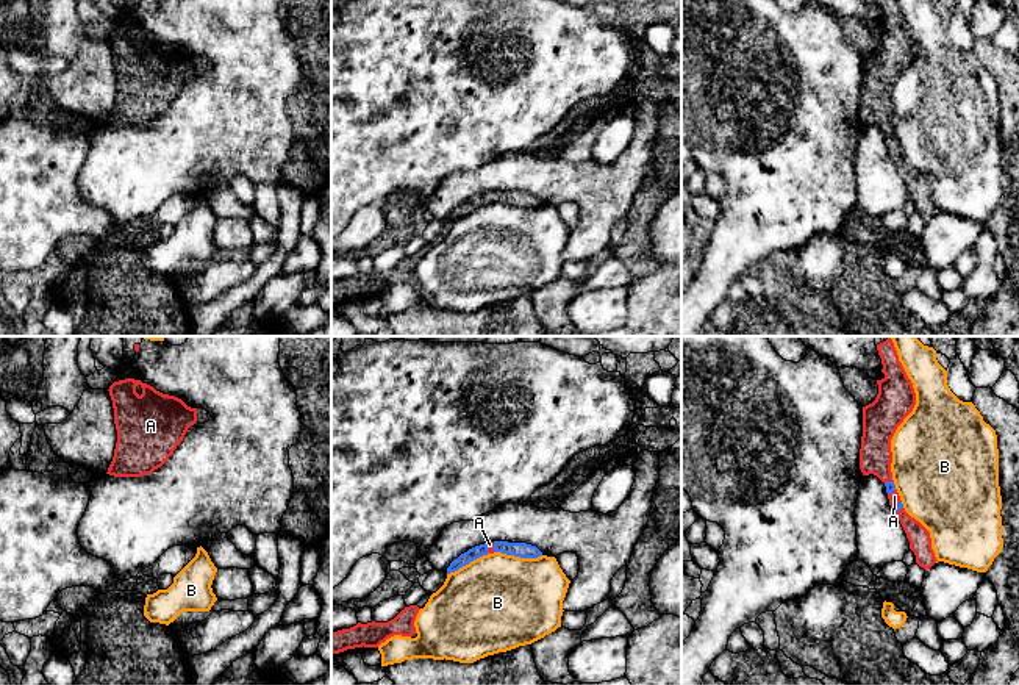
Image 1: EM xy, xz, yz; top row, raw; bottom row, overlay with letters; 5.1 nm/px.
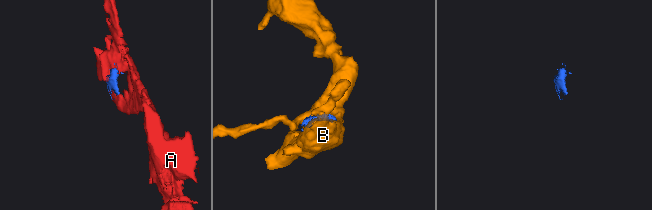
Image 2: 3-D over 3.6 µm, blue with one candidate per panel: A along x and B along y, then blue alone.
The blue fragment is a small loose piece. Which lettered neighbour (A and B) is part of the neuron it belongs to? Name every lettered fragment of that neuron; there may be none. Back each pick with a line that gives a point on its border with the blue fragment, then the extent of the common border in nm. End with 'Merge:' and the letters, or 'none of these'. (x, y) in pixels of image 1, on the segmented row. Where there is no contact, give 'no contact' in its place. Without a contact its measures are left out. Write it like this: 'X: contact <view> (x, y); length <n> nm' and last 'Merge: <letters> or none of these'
A: contact yz (896, 502); length 70 nm
Merge: A

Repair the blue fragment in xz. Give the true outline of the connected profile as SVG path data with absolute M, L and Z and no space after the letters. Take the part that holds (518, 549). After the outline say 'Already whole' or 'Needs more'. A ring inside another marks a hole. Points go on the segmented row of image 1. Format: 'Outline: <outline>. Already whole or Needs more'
Outline: M491 541L469 549L455 558L447 568L447 574L458 571L459 568L469 565L470 561L494 552L502 552L506 555L514 555L520 558L538 558L542 552L531 544L527 543L508 543L508 541Z. Needs more

